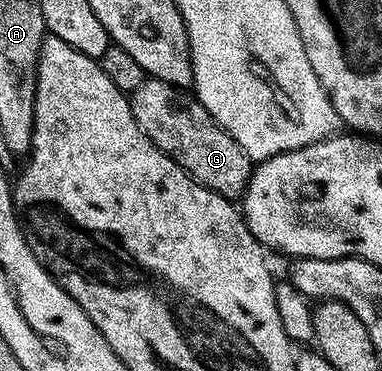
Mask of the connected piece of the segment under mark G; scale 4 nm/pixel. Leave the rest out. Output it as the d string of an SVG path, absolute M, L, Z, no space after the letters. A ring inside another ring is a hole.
M146 78L129 96L129 105L135 114L135 122L139 122L139 126L147 134L147 138L151 138L154 146L166 152L188 176L198 180L203 187L209 188L229 200L236 201L238 198L244 197L245 187L249 185L254 165L239 146L239 142L235 142L235 138L231 138L229 131L220 128L209 117L207 110L196 98L189 94L179 94L179 89L167 82Z

